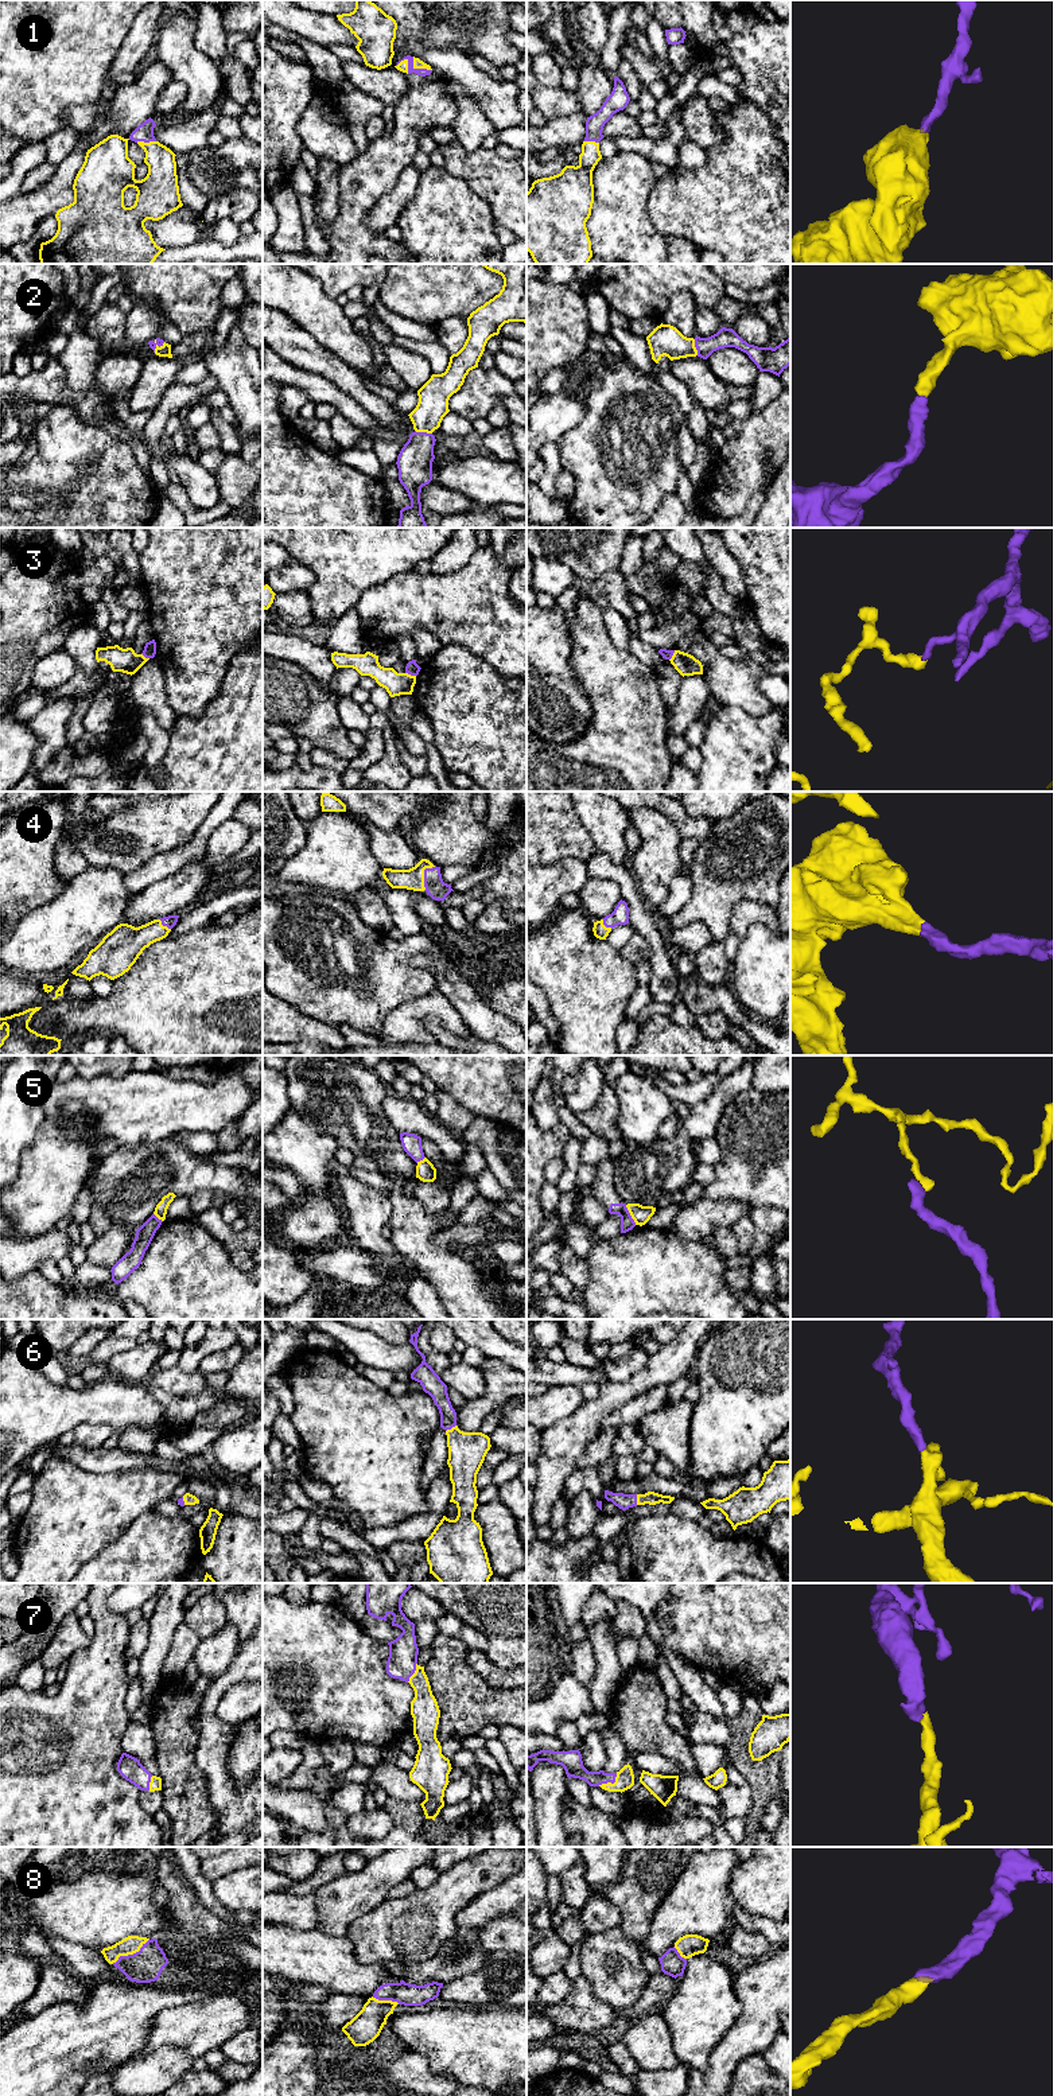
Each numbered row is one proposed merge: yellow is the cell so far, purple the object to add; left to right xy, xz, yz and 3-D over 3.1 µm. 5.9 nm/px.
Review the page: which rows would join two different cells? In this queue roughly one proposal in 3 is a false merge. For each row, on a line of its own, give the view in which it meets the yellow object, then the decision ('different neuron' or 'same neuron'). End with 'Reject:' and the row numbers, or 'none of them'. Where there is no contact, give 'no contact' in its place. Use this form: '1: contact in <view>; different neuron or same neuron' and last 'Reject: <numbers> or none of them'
1: contact in xz; same neuron
2: contact in xy; same neuron
3: contact in xz; different neuron
4: contact in xz; same neuron
5: contact in yz; different neuron
6: contact in xz; same neuron
7: contact in yz; same neuron
8: contact in xy; same neuron
Reject: 3, 5

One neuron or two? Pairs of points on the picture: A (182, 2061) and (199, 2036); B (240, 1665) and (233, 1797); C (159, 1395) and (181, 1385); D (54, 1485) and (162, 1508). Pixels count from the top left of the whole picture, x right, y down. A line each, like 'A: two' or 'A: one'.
A: two
B: one
C: two
D: two

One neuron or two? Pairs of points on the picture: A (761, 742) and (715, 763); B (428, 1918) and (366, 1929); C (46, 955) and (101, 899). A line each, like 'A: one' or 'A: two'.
A: one
B: one
C: one

